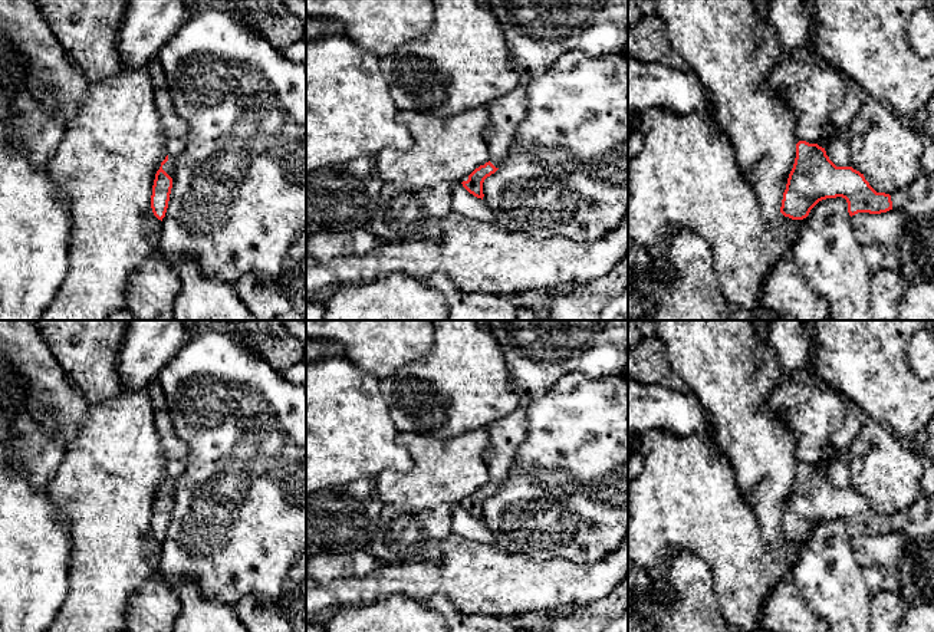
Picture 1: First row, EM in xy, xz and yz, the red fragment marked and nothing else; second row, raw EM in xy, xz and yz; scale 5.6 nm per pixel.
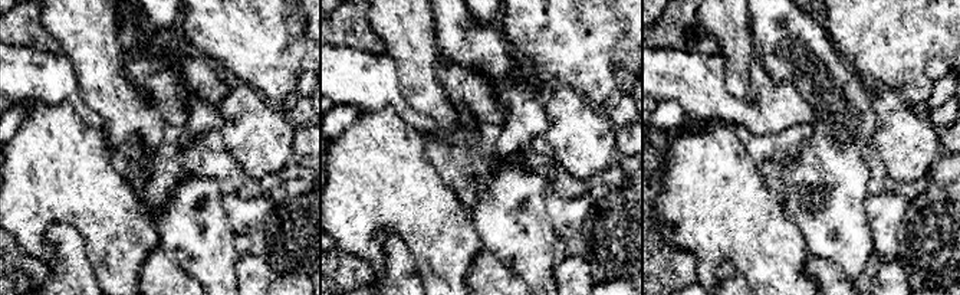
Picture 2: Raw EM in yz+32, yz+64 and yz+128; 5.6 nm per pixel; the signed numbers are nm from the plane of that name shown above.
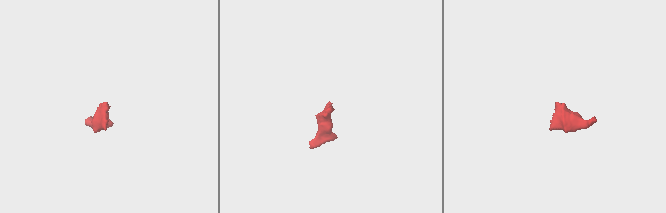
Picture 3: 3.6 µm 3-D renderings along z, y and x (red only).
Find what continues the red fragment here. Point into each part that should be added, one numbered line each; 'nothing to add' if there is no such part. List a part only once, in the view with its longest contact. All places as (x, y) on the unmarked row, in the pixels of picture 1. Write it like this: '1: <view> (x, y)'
1: xy (174, 468)
2: yz (917, 522)

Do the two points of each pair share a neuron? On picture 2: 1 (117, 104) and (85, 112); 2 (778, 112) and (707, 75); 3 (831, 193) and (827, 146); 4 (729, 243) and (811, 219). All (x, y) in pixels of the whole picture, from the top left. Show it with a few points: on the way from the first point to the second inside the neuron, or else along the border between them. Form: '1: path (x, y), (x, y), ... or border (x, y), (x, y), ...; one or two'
1: border (76, 79), (81, 98), (102, 120), (105, 130); two
2: path (759, 112), (737, 112), (719, 94); one
3: path (829, 182), (829, 157); one
4: border (781, 202), (785, 215), (801, 232), (809, 252); two

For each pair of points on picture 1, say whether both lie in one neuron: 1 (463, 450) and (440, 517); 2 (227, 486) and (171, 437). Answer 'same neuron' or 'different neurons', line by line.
1: different neurons
2: different neurons

